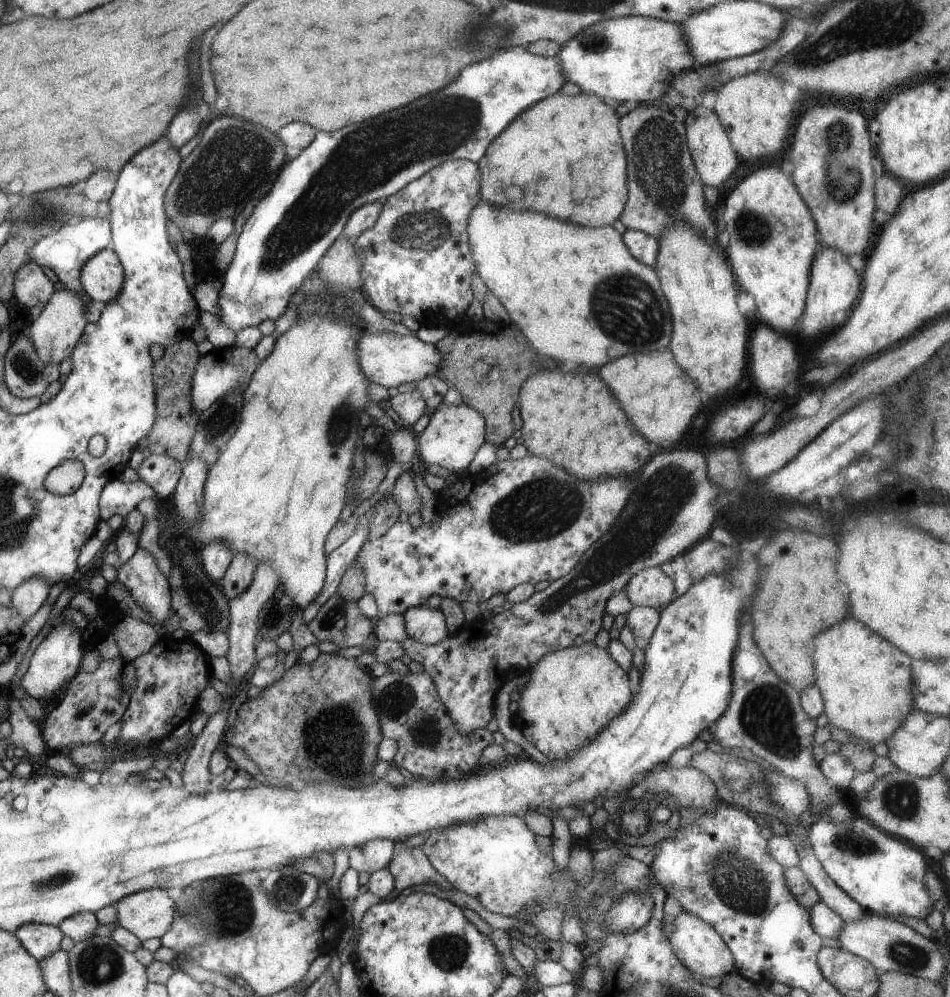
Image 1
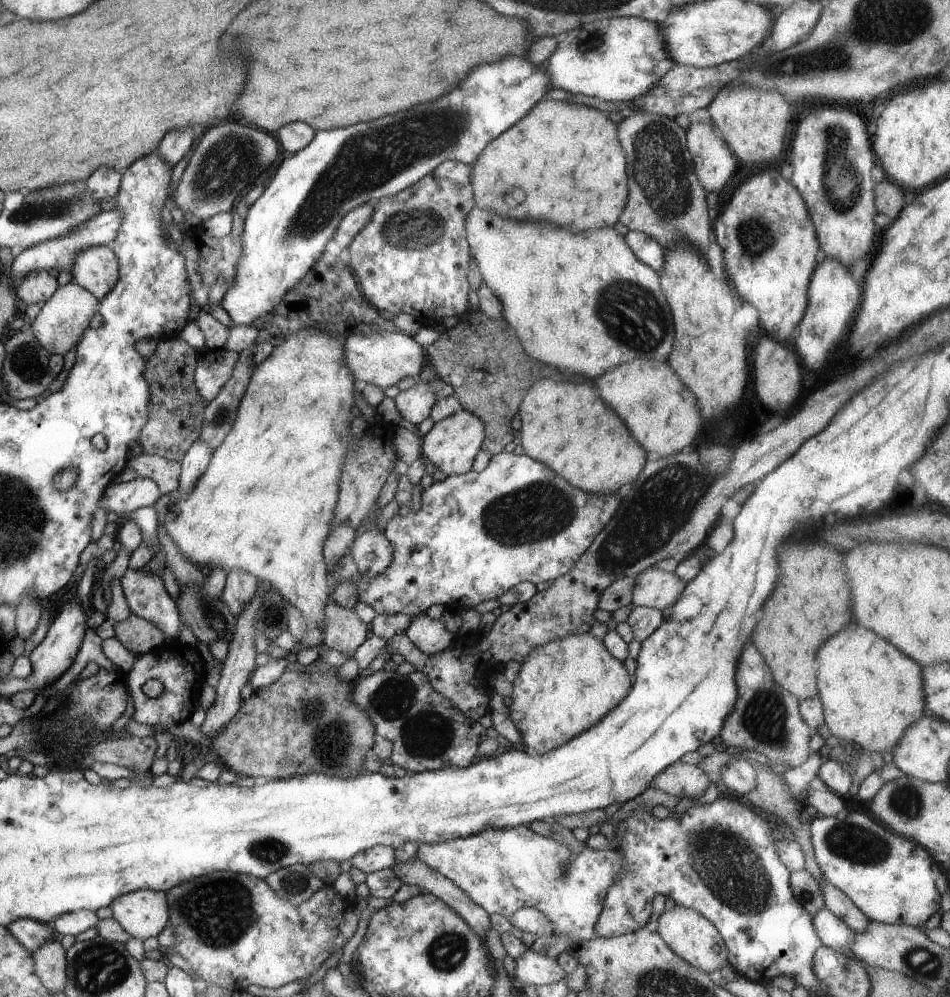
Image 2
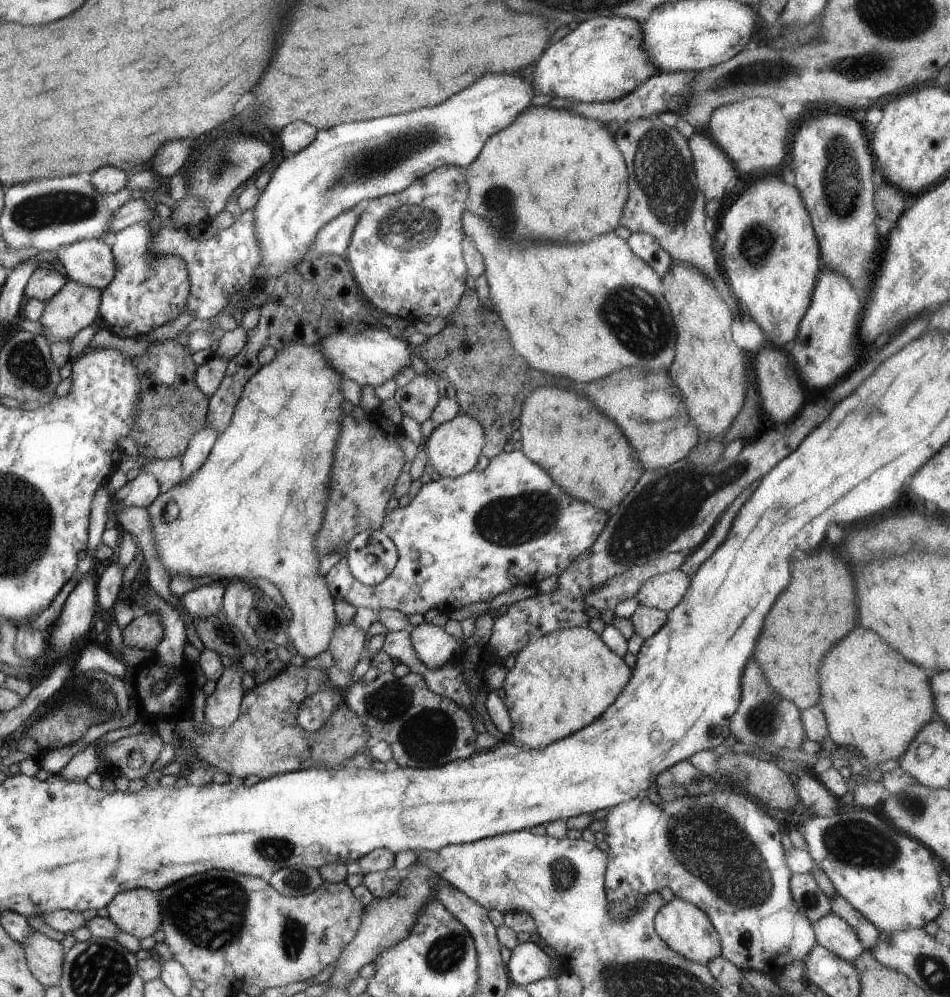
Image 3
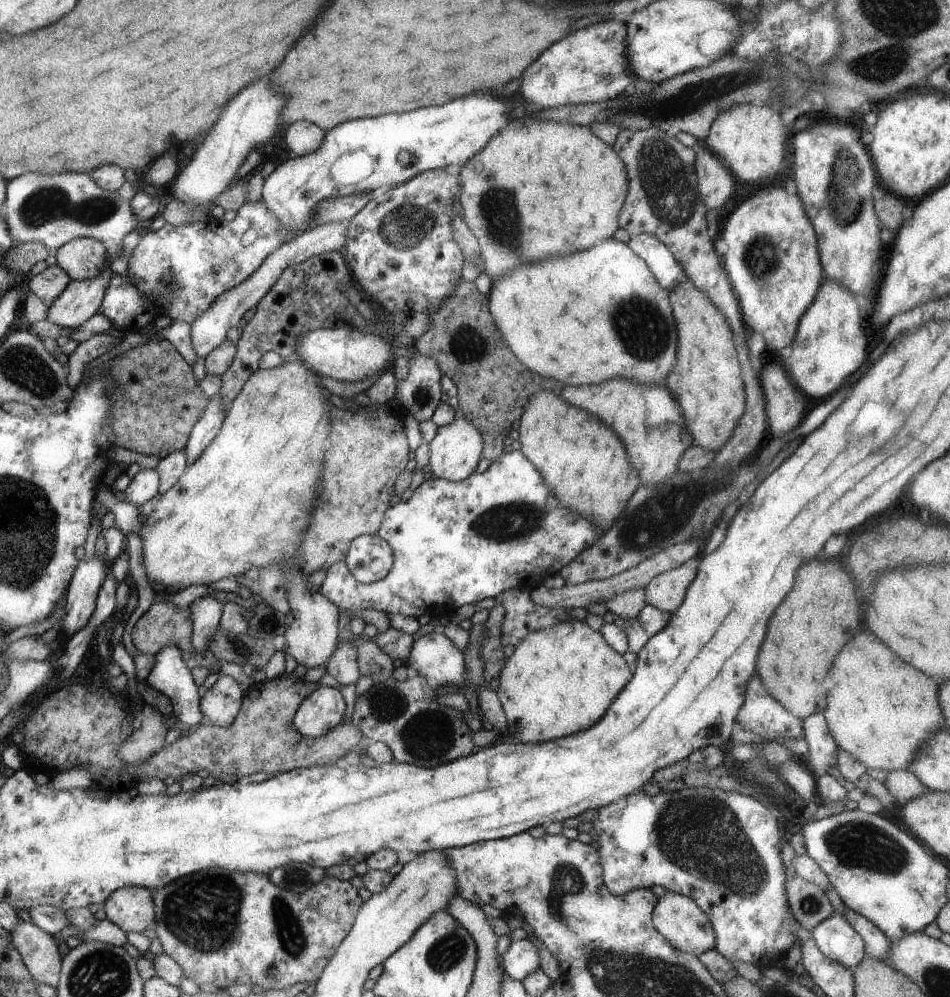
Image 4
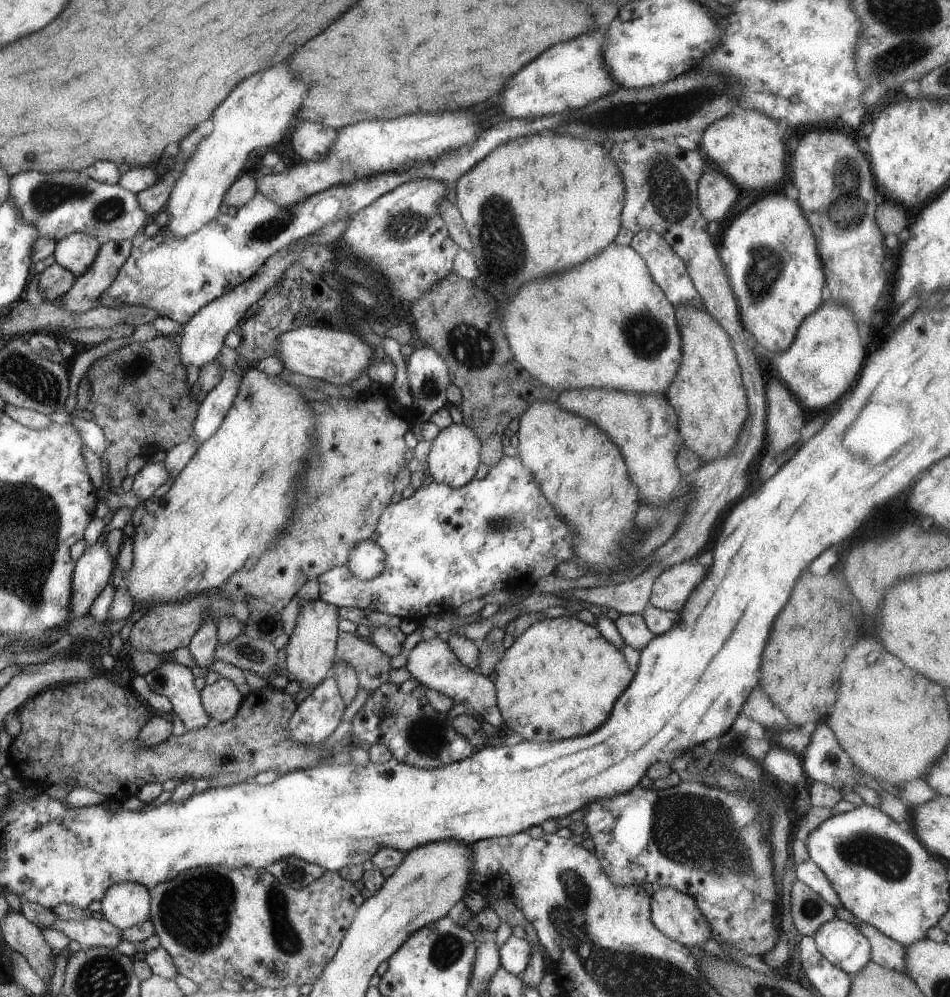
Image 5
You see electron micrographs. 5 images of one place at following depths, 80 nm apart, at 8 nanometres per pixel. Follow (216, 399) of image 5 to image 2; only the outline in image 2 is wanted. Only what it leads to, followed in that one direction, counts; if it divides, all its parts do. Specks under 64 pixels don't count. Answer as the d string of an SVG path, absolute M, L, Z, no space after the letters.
M196 440L189 452L182 457L181 473L177 490L181 493L192 492L196 482L210 464L213 452L203 441Z

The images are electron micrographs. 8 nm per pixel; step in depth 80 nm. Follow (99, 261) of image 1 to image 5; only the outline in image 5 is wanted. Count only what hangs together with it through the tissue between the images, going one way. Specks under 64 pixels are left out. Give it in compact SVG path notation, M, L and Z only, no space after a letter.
M70 233L58 241L53 252L55 262L72 271L76 277L82 276L96 260L102 242L100 239L82 233Z

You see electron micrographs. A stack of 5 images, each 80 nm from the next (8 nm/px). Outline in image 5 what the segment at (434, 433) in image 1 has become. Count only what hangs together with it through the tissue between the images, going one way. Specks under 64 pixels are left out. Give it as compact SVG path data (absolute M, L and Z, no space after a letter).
M452 423L448 428L441 430L431 440L431 449L427 458L428 472L435 481L444 482L453 487L464 486L477 473L481 463L481 442L478 435L464 423Z

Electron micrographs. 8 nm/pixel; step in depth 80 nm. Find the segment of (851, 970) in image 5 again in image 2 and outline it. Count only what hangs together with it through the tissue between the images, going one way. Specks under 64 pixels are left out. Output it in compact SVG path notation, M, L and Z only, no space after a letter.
M824 906L813 914L811 921L823 945L844 954L849 953L849 944L853 941L854 931L846 926L841 918Z

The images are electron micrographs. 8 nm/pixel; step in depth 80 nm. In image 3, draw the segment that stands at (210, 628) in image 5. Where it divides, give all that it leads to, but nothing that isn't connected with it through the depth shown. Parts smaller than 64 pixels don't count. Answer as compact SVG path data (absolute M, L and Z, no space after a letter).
M222 580L214 581L195 588L181 596L184 608L196 619L203 619L212 616L222 609L225 582Z

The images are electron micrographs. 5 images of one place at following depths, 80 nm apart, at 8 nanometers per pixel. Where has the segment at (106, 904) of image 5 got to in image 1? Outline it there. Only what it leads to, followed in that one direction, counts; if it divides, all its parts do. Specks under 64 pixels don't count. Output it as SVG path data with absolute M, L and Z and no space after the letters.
M168 889L138 891L128 897L122 897L114 906L118 924L134 933L142 942L148 938L160 938L168 933L178 913L177 902L168 895Z

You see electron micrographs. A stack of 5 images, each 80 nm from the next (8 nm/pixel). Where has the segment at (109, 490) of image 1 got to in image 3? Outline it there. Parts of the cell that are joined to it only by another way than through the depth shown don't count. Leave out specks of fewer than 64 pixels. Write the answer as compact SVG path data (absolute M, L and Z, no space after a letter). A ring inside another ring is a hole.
M141 472L113 494L113 501L109 507L114 511L118 510L118 507L120 509L134 506L148 508L161 493L156 477L150 473ZM114 501L117 502L116 506Z

